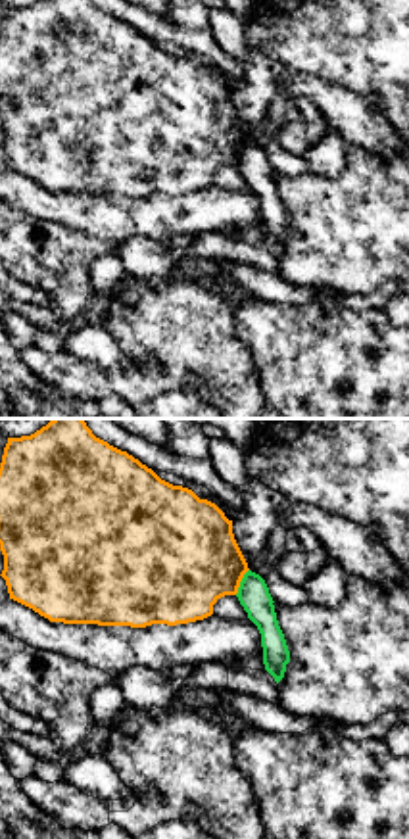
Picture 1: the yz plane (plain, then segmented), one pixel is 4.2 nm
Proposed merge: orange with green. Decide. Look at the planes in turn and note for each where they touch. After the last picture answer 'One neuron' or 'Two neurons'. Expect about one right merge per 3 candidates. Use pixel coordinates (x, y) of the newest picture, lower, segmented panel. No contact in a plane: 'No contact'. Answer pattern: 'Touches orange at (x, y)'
Touches orange at (240, 580)

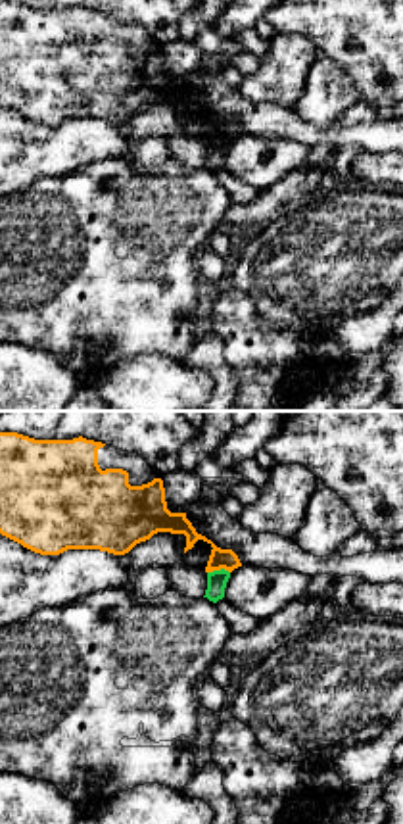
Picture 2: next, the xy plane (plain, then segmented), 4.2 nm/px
Touches orange at (217, 569)

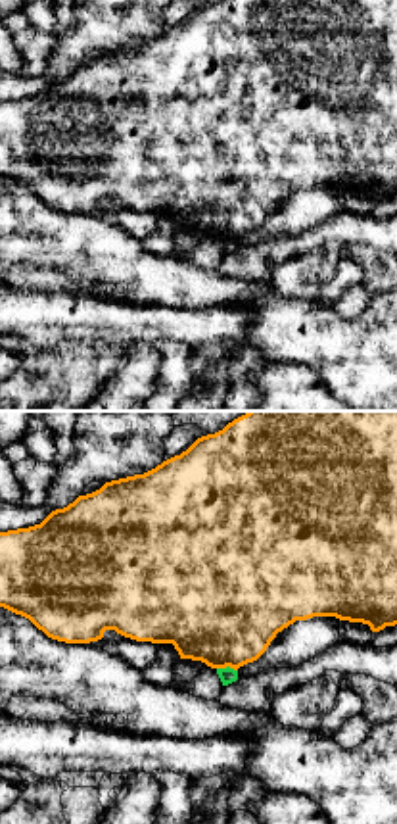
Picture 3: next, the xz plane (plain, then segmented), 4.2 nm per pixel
Touches orange at (227, 665)

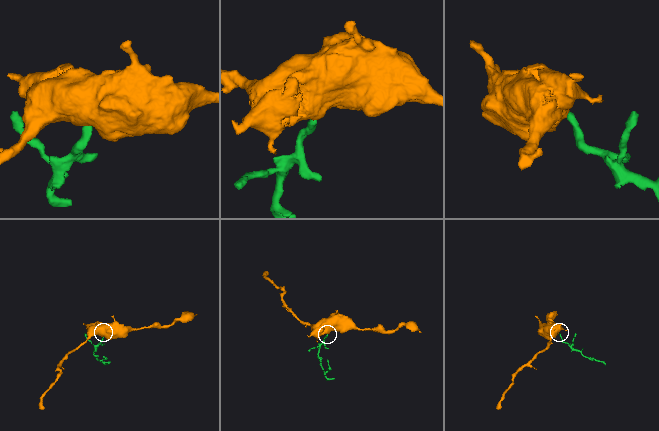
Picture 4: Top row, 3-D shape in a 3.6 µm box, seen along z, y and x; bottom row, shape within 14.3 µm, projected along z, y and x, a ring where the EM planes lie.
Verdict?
Two neurons

